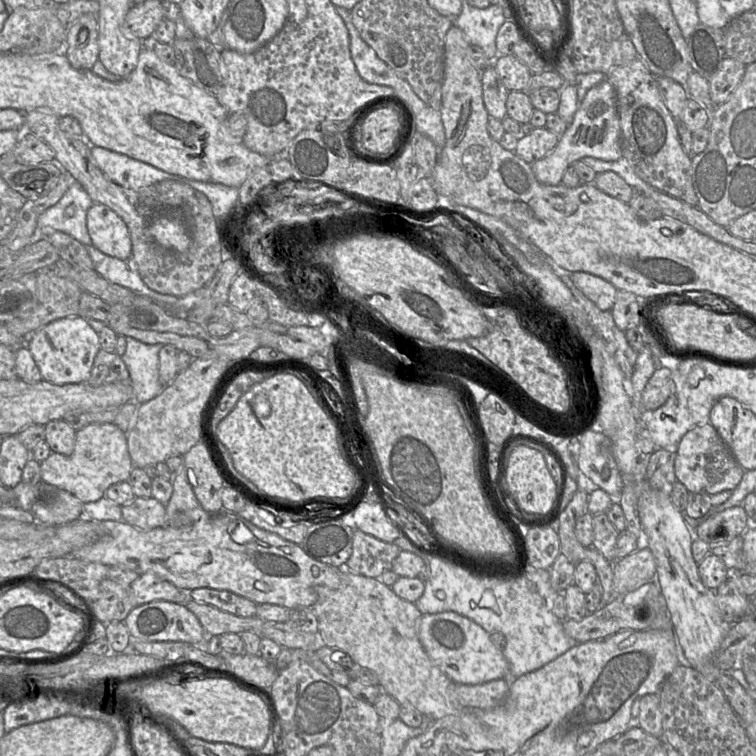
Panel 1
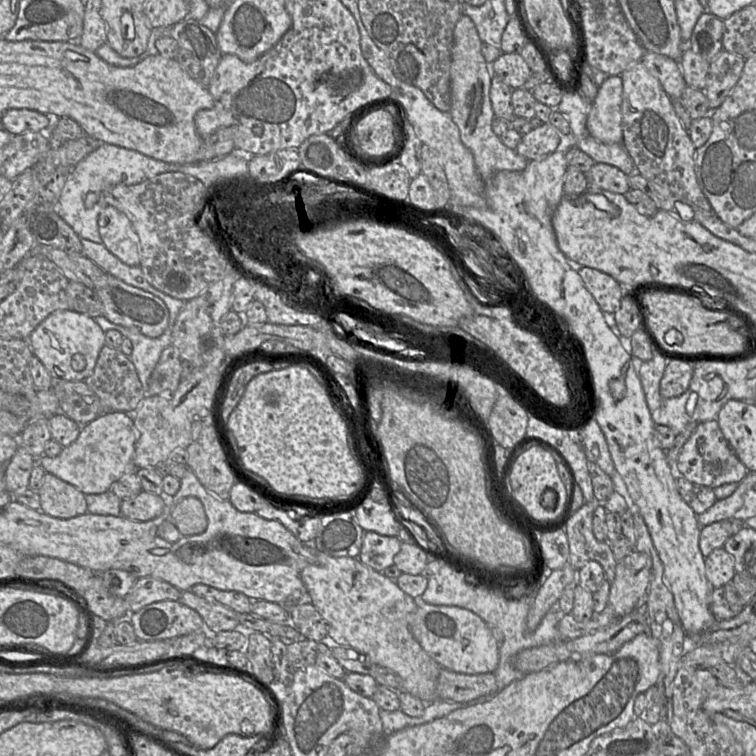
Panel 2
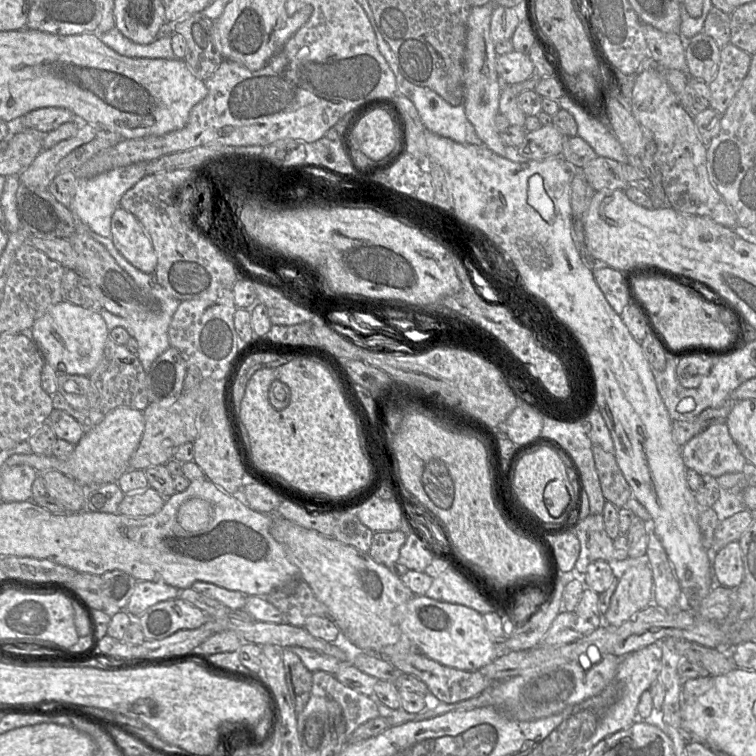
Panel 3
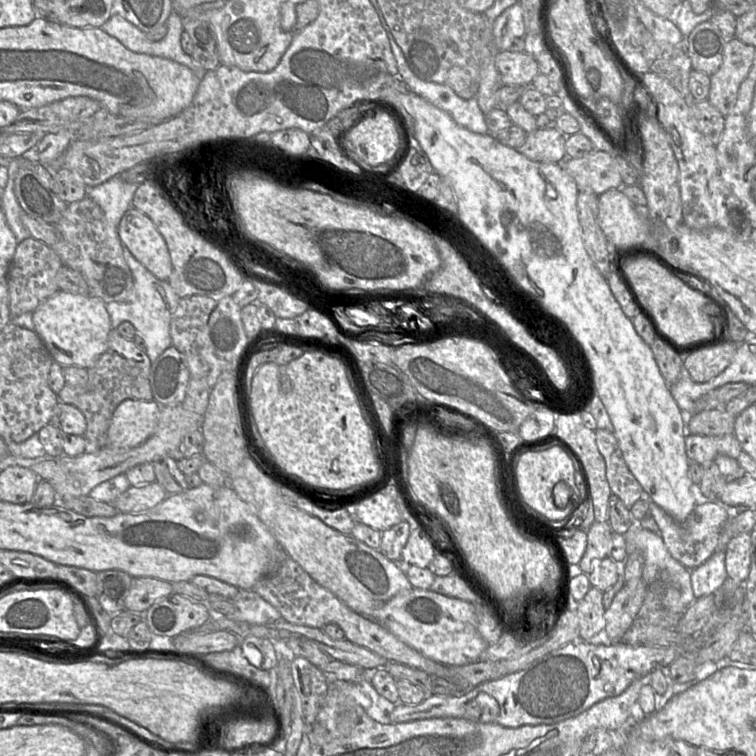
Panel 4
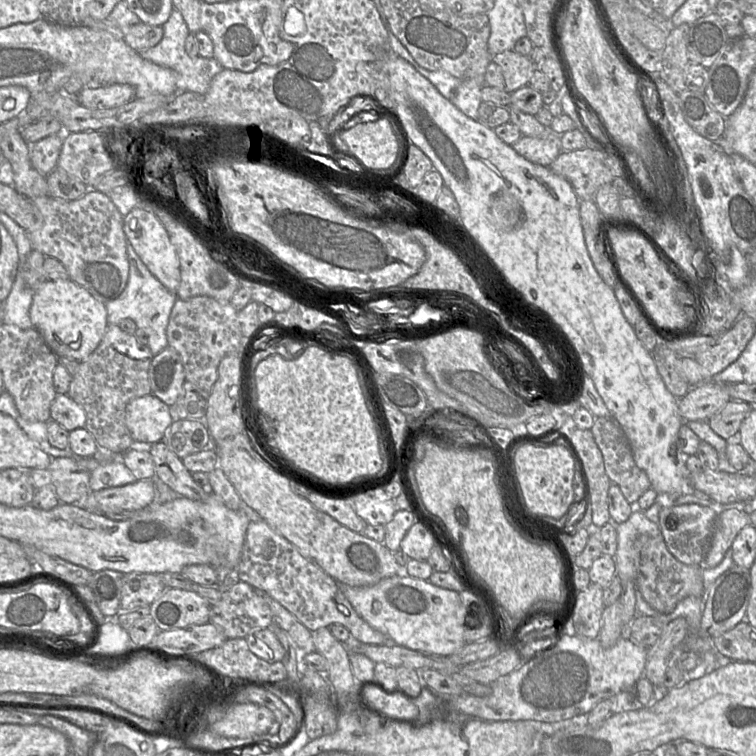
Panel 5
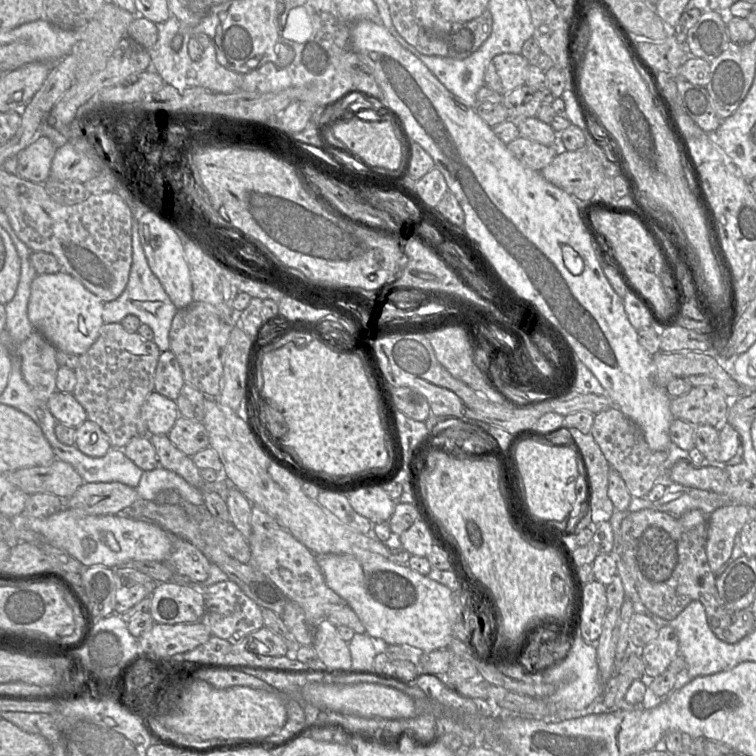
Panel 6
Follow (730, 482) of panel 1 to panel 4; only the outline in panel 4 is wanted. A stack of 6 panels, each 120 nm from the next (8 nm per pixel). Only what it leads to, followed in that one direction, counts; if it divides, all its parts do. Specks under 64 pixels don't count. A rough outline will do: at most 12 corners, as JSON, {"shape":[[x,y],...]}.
{"shape":[[734,433],[686,434],[688,459],[709,464],[717,455],[737,459],[742,452]]}

